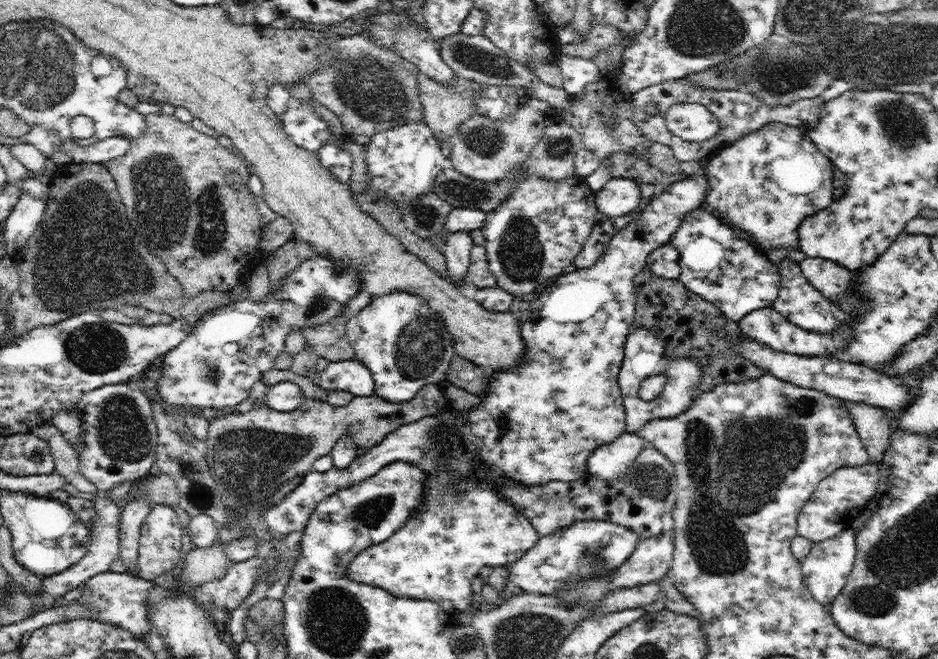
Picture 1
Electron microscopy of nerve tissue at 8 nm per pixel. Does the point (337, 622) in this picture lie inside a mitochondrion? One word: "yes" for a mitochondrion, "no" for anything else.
yes

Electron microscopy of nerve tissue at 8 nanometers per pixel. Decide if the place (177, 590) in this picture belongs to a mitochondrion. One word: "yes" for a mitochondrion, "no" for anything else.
no

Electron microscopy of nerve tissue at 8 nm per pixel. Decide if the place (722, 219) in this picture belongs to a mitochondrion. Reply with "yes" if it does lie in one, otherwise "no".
no

